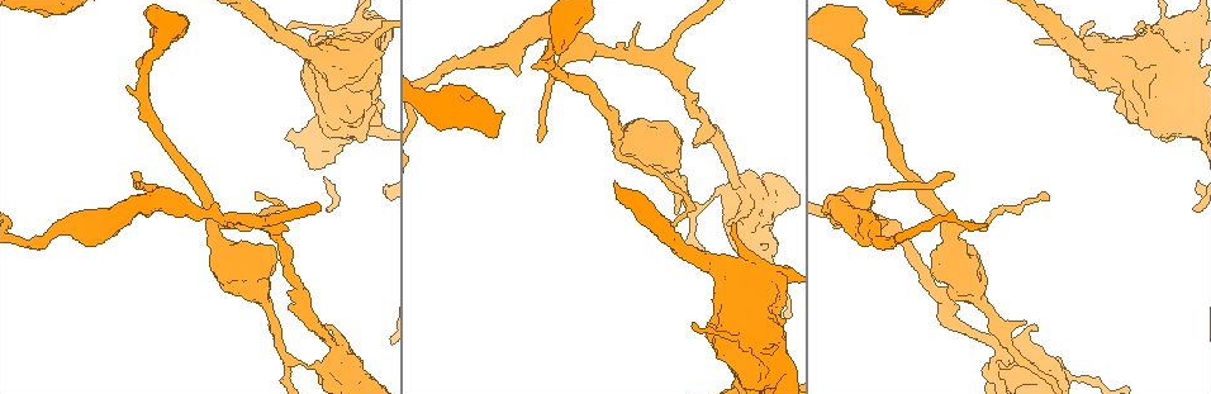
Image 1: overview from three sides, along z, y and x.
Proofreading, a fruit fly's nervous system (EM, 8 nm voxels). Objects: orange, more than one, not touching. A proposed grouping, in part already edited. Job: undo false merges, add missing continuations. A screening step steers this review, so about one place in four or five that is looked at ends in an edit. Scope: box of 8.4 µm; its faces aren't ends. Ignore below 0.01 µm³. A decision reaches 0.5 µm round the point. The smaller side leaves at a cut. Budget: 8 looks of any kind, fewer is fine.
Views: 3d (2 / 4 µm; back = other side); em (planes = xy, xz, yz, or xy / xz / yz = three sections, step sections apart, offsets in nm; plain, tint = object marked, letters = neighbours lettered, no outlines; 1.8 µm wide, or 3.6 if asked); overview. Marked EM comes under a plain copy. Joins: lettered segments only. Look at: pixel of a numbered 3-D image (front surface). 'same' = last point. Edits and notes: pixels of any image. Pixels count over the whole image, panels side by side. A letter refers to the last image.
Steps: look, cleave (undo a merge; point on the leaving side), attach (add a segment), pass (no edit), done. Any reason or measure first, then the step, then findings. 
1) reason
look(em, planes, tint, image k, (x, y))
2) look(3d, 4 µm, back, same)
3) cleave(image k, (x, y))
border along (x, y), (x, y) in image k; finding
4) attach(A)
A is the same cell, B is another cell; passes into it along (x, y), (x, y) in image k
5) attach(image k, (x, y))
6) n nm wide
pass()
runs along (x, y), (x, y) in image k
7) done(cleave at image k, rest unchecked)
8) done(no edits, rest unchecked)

thick turns thin
look(em, 3.6 µm, xy, step 16, letters, image 1, (875, 238))

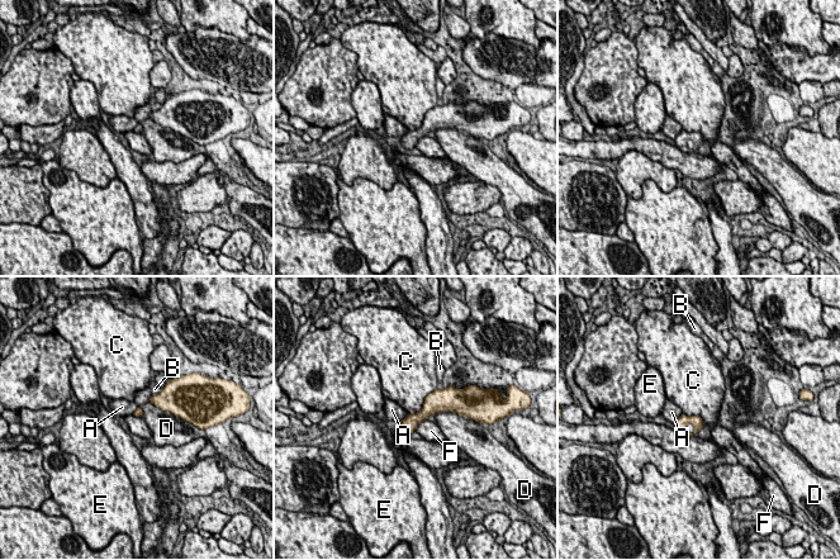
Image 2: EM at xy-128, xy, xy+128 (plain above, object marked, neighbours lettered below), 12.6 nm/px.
another direction
look(em, 3.6 µm, planes, letters, same)

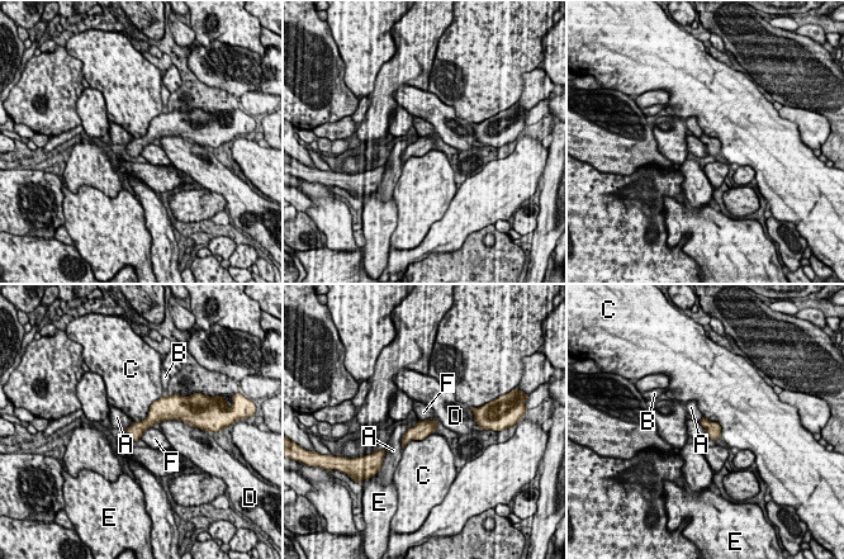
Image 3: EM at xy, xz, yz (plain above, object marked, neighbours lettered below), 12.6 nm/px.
190 nm wide
pass()
A, B, C, D, E and F are other cells; border along (420, 418), (437, 420) in image 3; all the same neuron

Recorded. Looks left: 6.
small branch off a trunk
look(em, 3.6 µm, planes, tint, image 1, (326, 368))

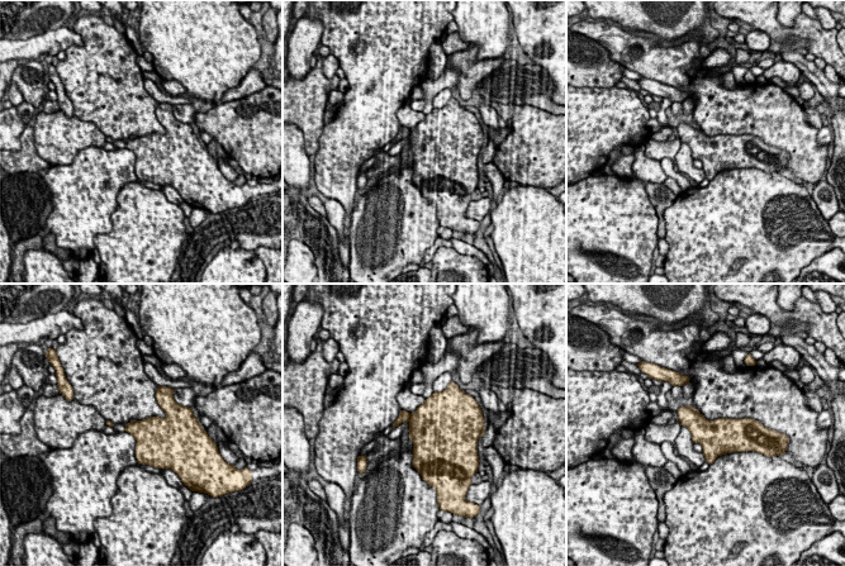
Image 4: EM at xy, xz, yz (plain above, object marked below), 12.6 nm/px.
look(em, 3.6 µm, planes, letters, same)

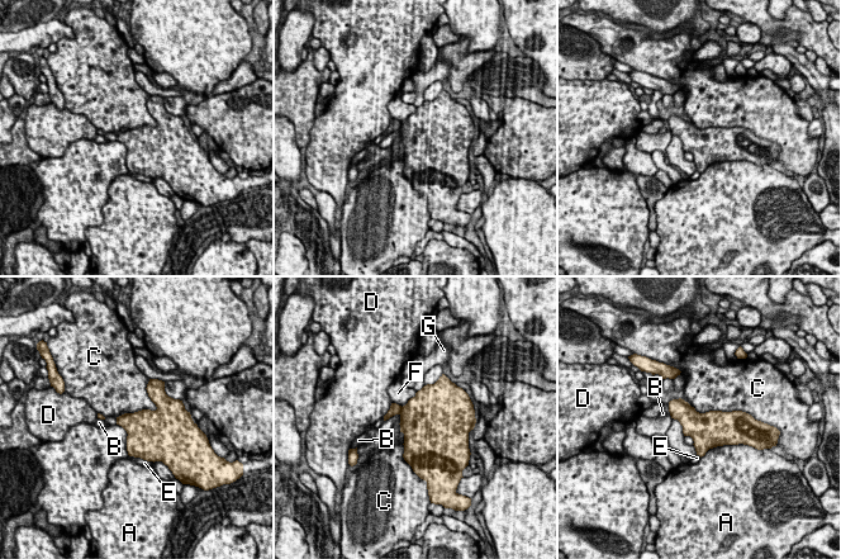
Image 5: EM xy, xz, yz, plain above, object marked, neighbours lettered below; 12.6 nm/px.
C touches over 650 nm
cleave(image 5, (395, 408))
A, B, C, D, E, F and G are other cells; border along (402, 407), (398, 413) in image 5; two neurons meet here

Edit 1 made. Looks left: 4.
branch point
look(3d, 2 µm, image 1, (173, 202))

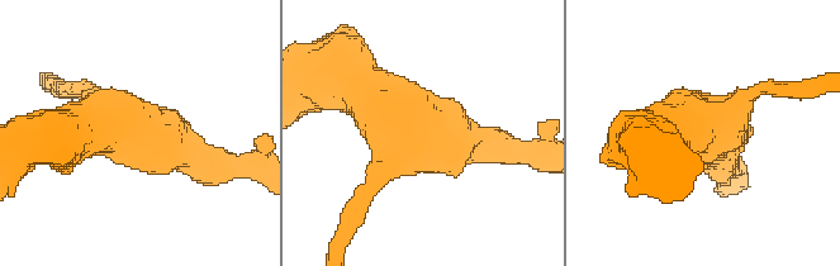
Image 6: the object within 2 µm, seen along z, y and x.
look(em, 3.6 µm, planes, letters, image 6, (134, 134))

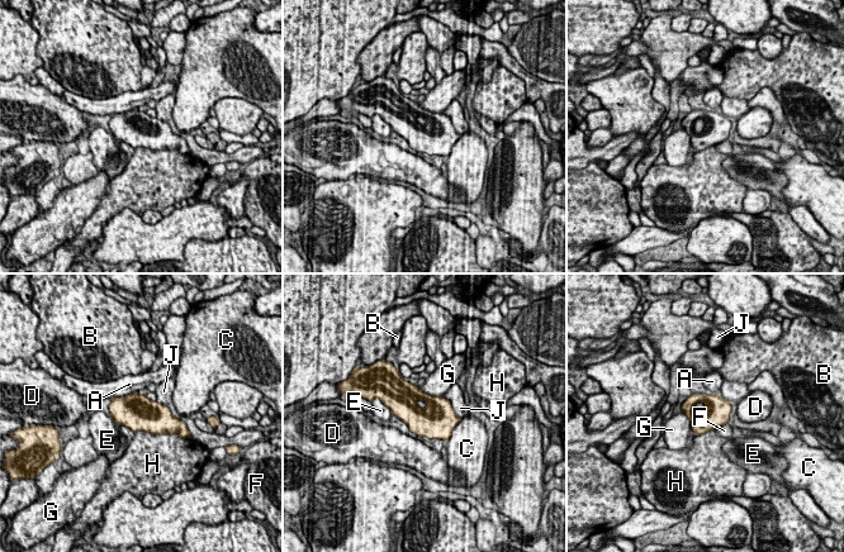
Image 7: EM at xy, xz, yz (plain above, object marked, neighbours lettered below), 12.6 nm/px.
3 arms
pass()
A, B, C, D, E, F, G, H and J are other cells; border along (728, 422), (714, 429) in image 7; all the same neuron

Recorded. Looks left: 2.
done(cleave at image 5, rest unchecked)

